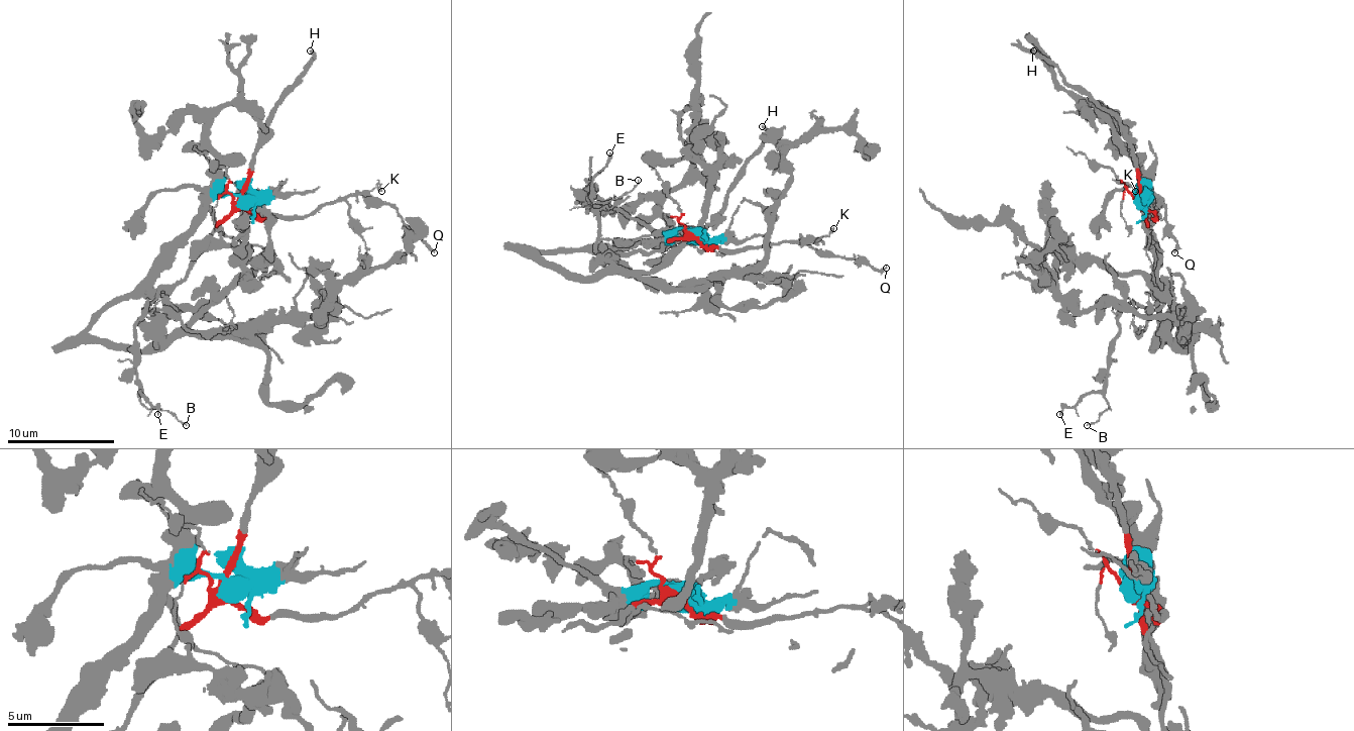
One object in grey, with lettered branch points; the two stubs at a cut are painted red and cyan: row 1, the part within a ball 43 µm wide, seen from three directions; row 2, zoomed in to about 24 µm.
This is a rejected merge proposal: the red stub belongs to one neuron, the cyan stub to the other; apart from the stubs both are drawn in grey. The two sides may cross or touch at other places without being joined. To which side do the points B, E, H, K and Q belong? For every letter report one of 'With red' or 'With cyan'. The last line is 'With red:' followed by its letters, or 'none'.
B: With red
E: With red
H: With red
K: With red
Q: With red
With red: B, E, H, K, Q

